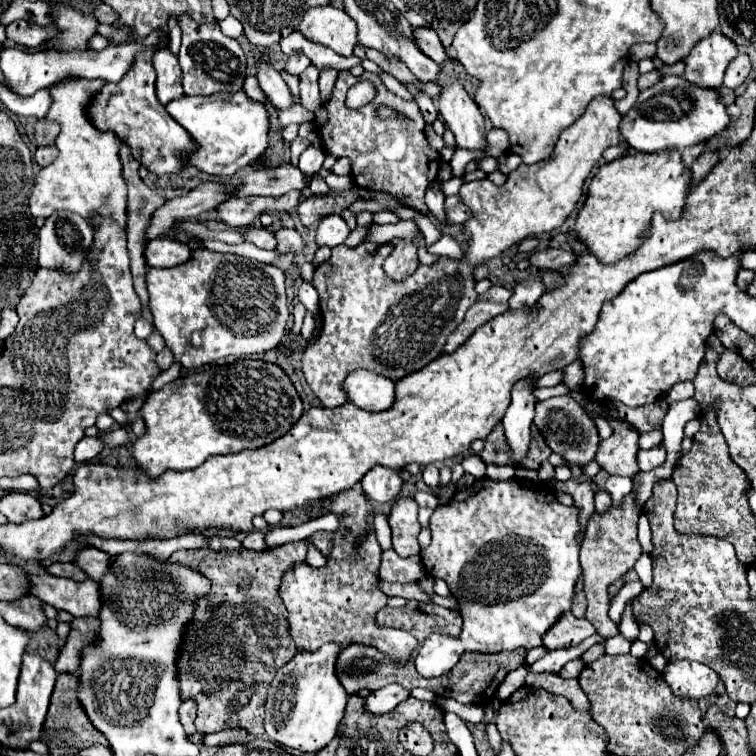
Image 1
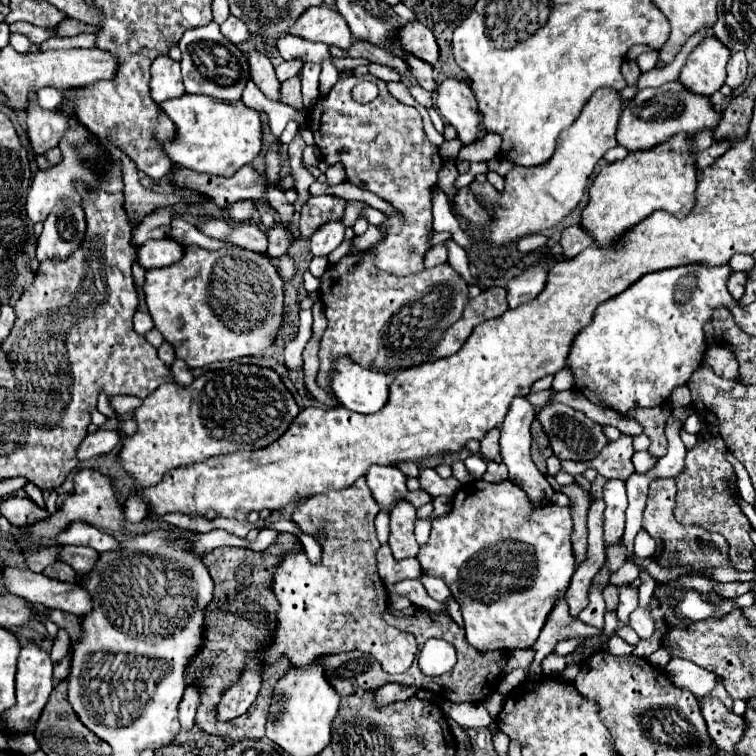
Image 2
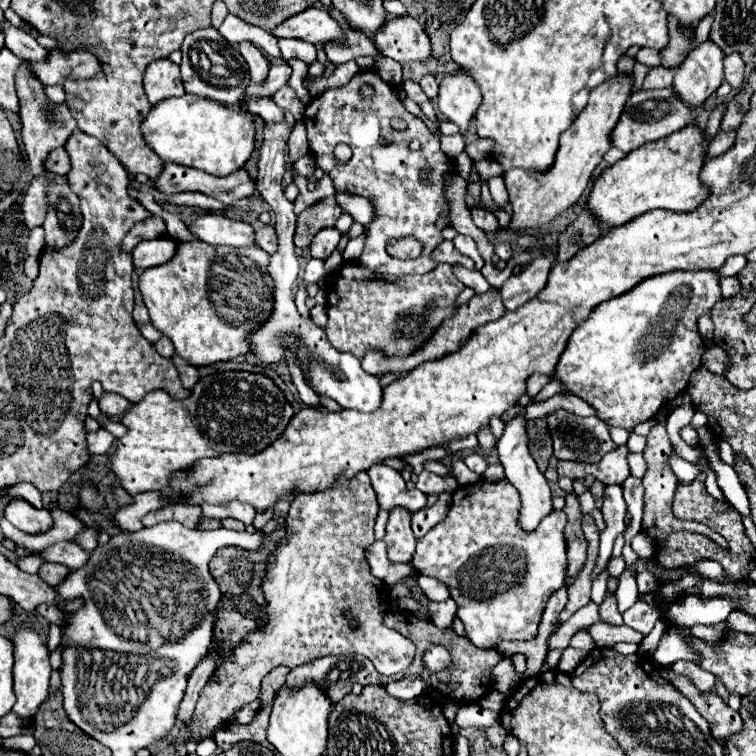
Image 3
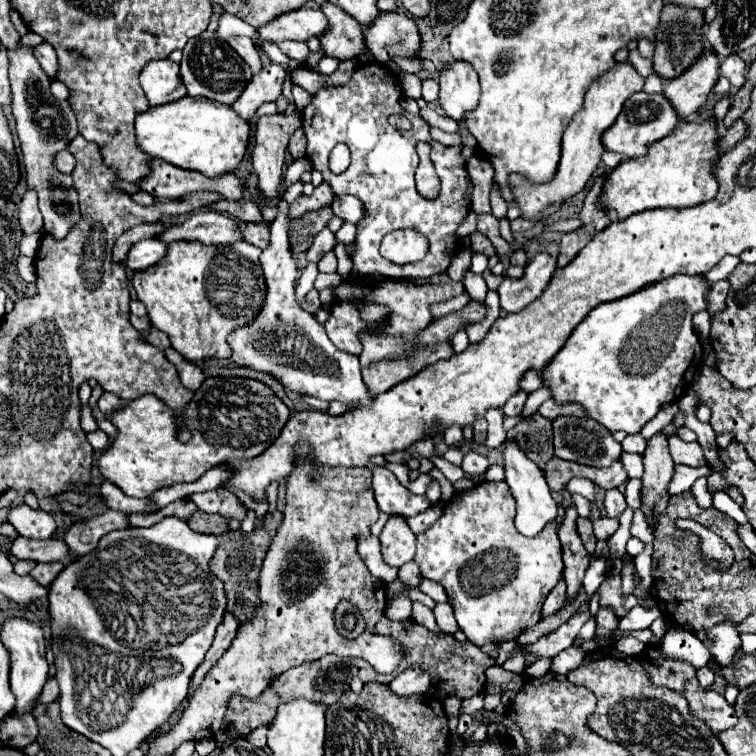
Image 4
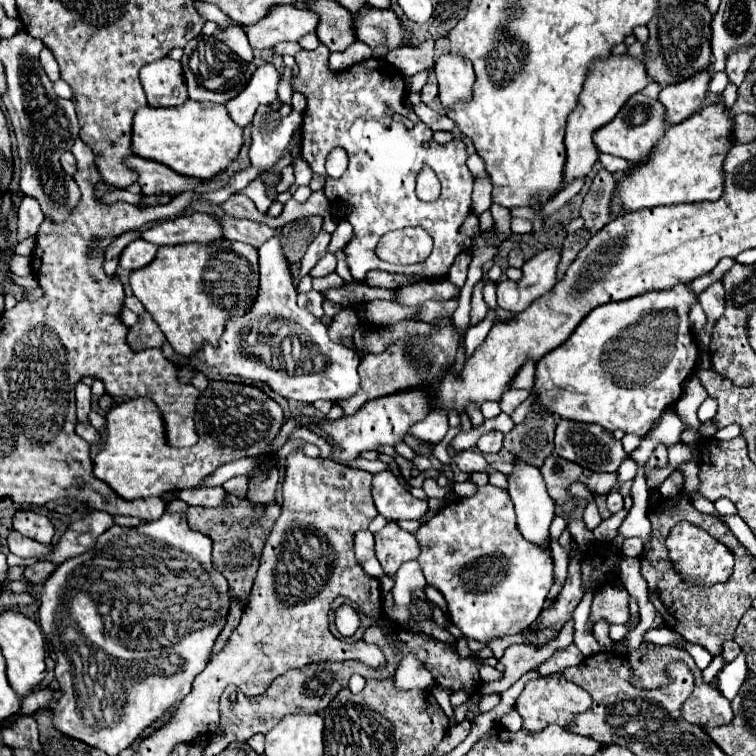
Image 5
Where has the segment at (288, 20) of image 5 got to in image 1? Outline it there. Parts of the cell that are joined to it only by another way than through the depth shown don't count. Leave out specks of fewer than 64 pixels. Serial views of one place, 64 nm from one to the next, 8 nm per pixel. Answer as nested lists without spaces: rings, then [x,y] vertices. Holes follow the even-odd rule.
[[[334,6],[310,8],[302,22],[296,28],[308,40],[330,46],[340,56],[352,56],[352,48],[356,46],[356,24],[346,16],[344,10]]]

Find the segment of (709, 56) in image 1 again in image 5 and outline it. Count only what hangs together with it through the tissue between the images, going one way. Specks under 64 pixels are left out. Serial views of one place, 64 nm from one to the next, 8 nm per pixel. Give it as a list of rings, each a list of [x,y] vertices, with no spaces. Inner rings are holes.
[[[700,72],[694,78],[688,78],[680,84],[670,84],[662,88],[658,102],[666,110],[664,122],[668,126],[690,118],[694,112],[702,108],[704,96],[708,92],[708,80],[710,80],[710,72]]]

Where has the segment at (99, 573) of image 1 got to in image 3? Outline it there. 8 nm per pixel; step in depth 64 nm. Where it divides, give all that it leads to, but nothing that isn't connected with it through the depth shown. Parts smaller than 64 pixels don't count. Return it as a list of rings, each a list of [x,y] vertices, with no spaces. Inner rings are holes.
[[[56,542],[44,550],[38,550],[38,552],[30,552],[28,548],[24,546],[16,546],[16,556],[28,556],[28,554],[38,554],[44,562],[60,562],[60,564],[66,564],[68,568],[76,570],[80,566],[84,566],[88,562],[88,552],[84,552],[80,546],[76,546],[74,542]]]

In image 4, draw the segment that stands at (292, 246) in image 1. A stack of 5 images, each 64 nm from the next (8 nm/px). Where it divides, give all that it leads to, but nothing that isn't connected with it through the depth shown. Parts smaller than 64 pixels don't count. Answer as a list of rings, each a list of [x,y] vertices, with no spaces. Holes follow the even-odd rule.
[[[238,222],[236,224],[242,240],[248,244],[254,244],[258,248],[266,248],[268,244],[268,236],[270,236],[270,228],[266,224],[252,224],[252,222]]]

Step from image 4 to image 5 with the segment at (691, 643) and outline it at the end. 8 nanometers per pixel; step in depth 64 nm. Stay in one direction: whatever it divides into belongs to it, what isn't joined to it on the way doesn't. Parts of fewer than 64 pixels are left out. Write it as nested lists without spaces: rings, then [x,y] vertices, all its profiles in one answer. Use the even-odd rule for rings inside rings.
[[[684,642],[684,650],[688,650],[688,654],[694,658],[694,662],[698,664],[700,670],[708,668],[708,664],[712,662],[712,654],[710,652],[704,652],[704,648],[698,648],[698,646],[690,644],[690,642]]]

